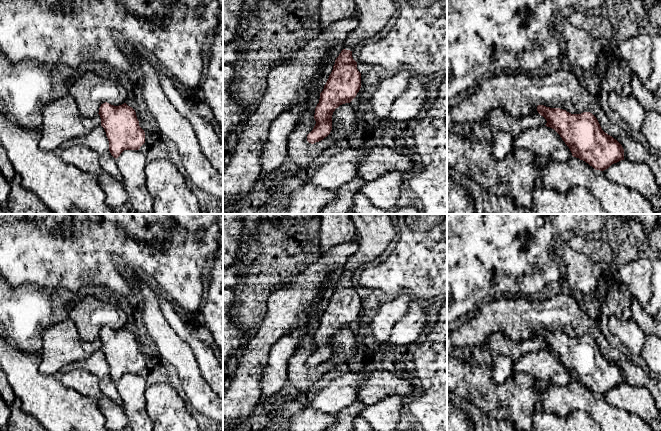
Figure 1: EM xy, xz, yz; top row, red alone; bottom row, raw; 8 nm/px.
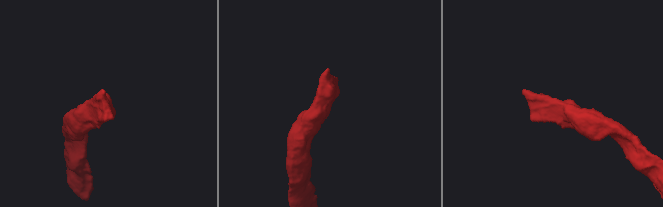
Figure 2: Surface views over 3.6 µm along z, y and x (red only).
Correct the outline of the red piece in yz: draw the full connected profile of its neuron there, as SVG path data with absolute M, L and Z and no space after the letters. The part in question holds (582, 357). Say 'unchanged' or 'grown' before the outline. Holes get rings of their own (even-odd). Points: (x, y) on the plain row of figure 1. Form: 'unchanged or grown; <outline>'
unchanged; M537 330L538 337L569 371L572 380L585 385L595 394L604 395L624 384L622 369L605 357L590 336L571 338L560 332Z

